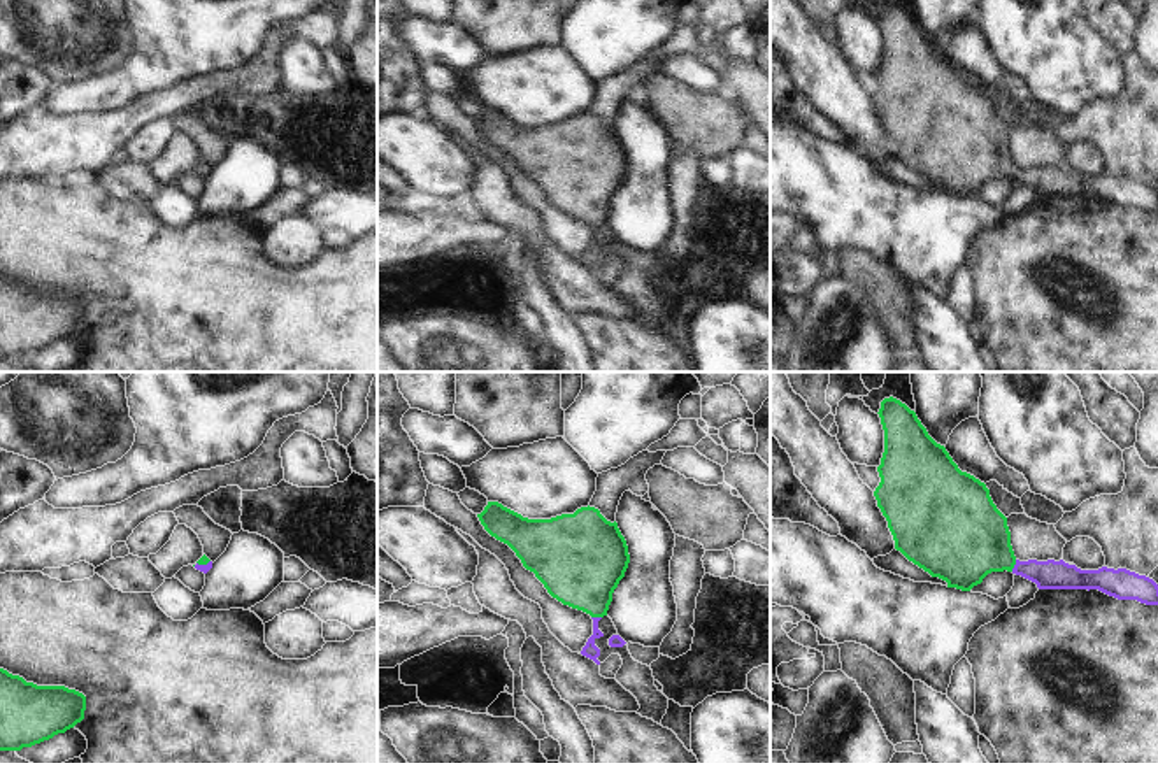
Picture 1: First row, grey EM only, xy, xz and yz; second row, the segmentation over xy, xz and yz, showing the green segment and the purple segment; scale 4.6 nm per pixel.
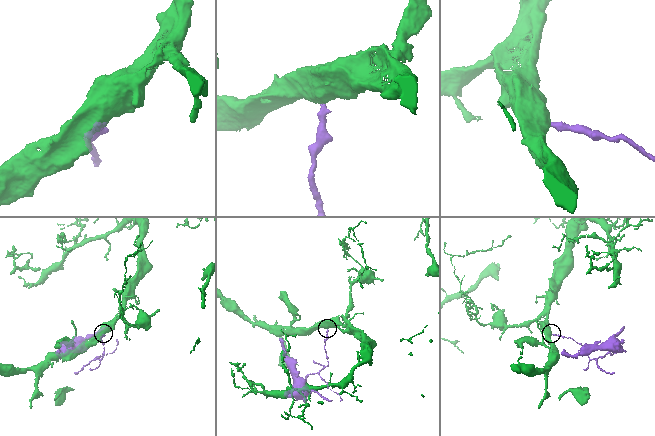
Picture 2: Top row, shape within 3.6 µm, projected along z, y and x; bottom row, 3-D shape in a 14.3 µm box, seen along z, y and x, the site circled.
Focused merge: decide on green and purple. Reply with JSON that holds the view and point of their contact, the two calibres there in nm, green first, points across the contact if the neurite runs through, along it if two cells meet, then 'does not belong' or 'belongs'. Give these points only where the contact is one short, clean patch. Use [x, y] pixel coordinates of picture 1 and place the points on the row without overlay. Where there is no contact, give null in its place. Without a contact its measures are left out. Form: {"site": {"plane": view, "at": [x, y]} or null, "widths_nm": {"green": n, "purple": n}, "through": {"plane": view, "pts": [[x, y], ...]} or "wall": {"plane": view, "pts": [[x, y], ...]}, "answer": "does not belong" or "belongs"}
{"site": {"plane": "yz", "at": [1015, 171]}, "widths_nm": {"green": 380, "purple": 130}, "through": {"plane": "yz", "pts": [[967, 144], [1015, 171], [1050, 181]]}, "answer": "belongs"}

